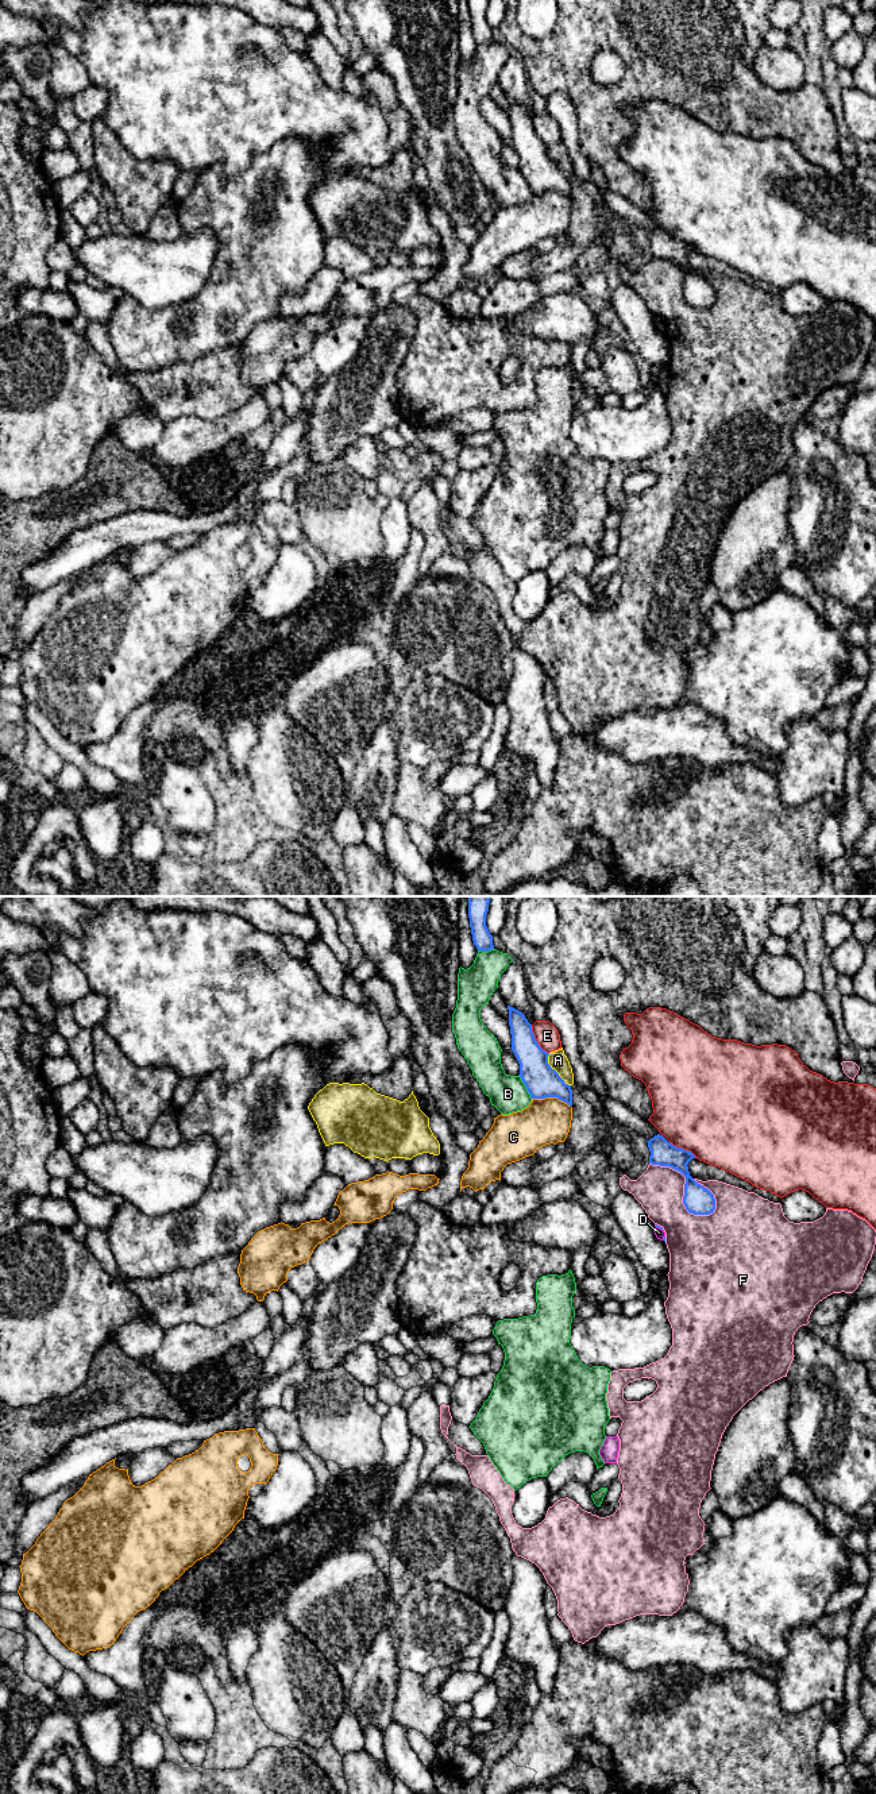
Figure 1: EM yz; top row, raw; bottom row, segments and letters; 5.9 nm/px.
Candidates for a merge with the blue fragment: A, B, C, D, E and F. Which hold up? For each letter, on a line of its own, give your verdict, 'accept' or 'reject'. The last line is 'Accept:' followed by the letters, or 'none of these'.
A: reject
B: reject
C: reject
D: reject
E: reject
F: reject
Accept: none of these

